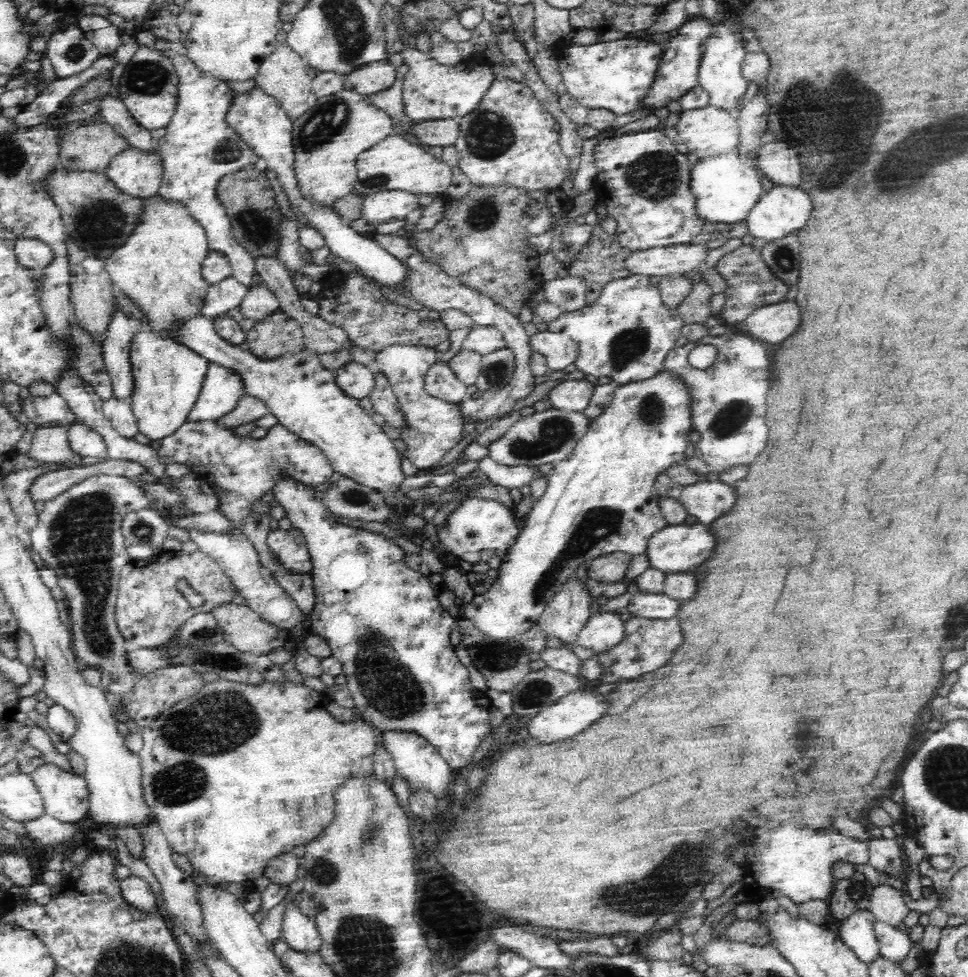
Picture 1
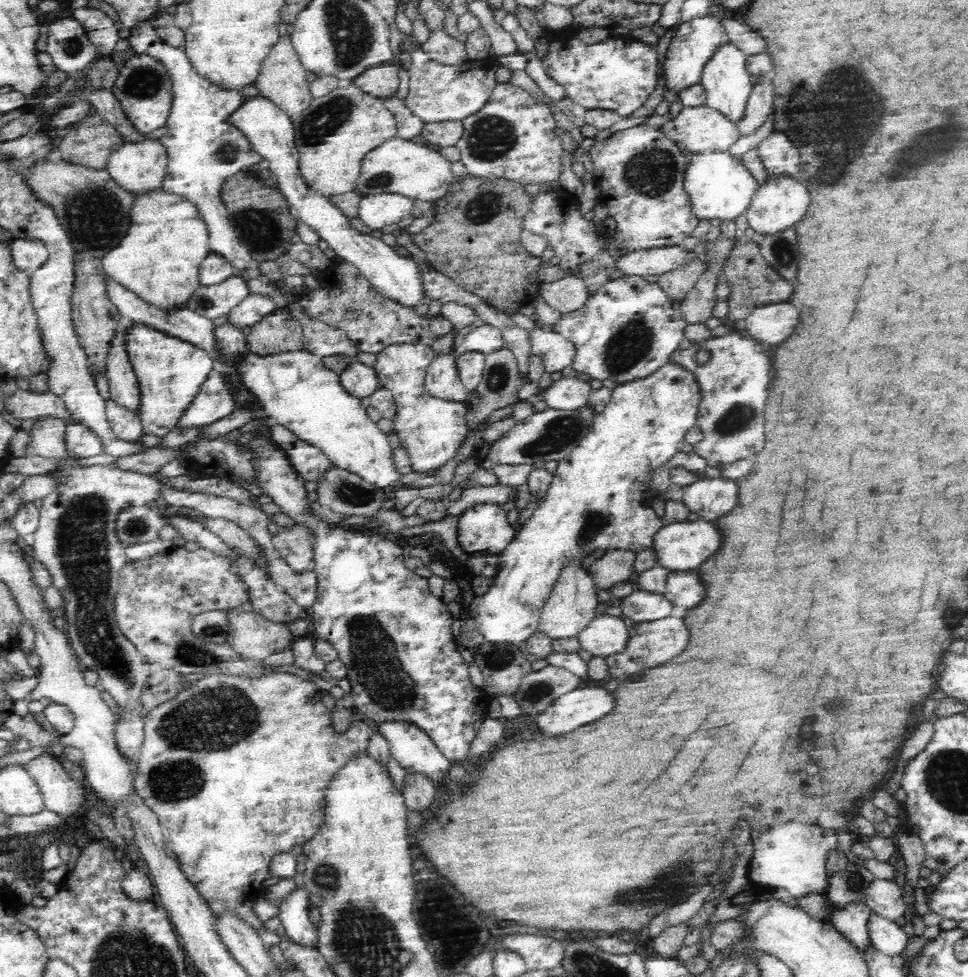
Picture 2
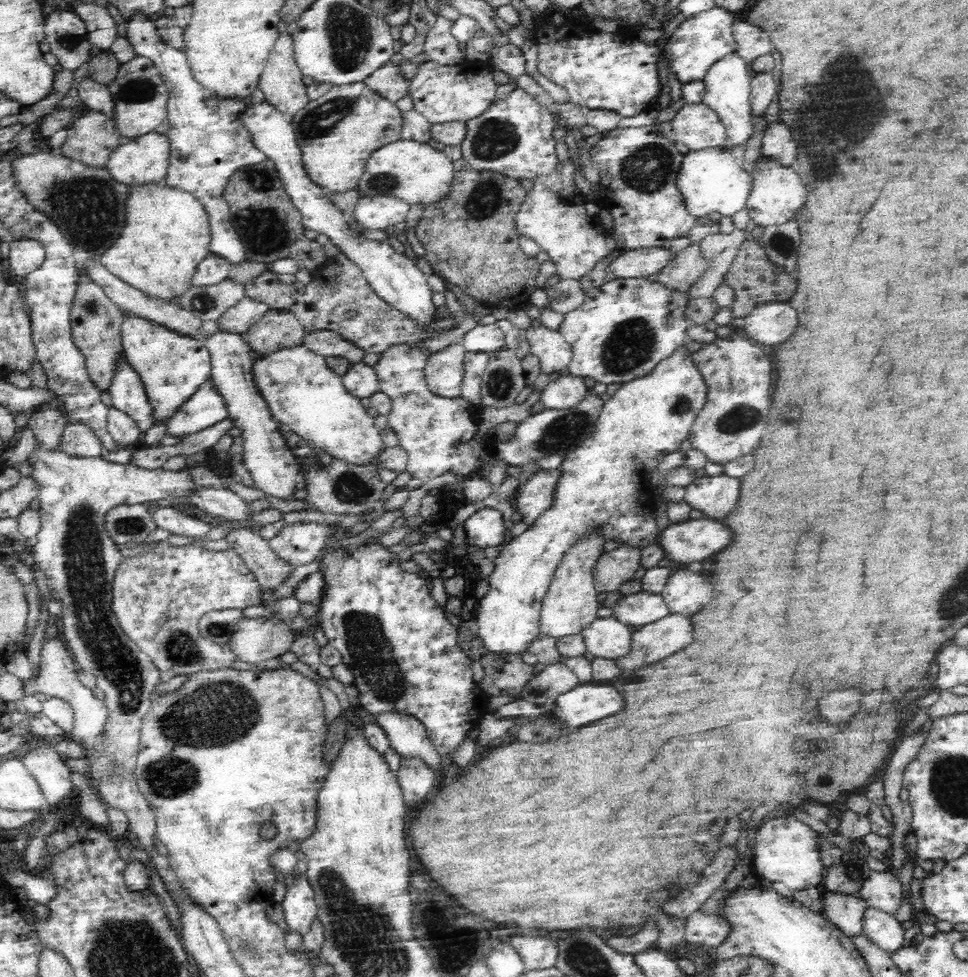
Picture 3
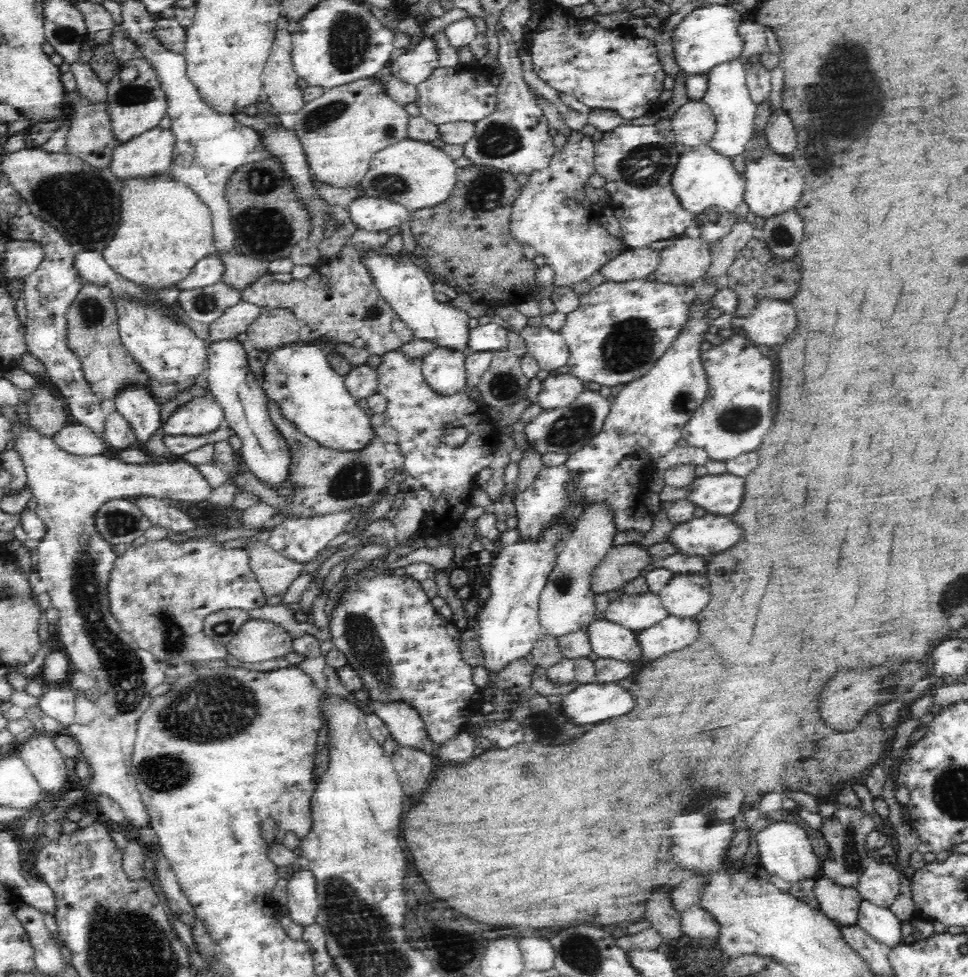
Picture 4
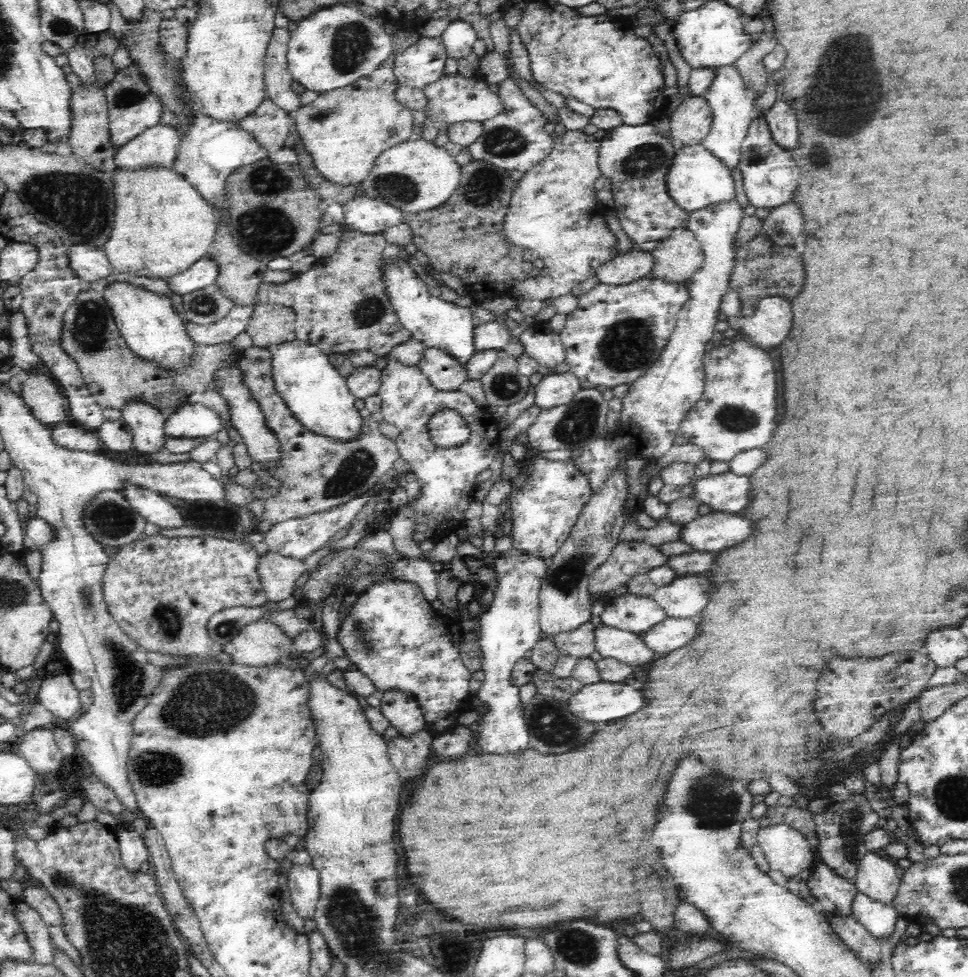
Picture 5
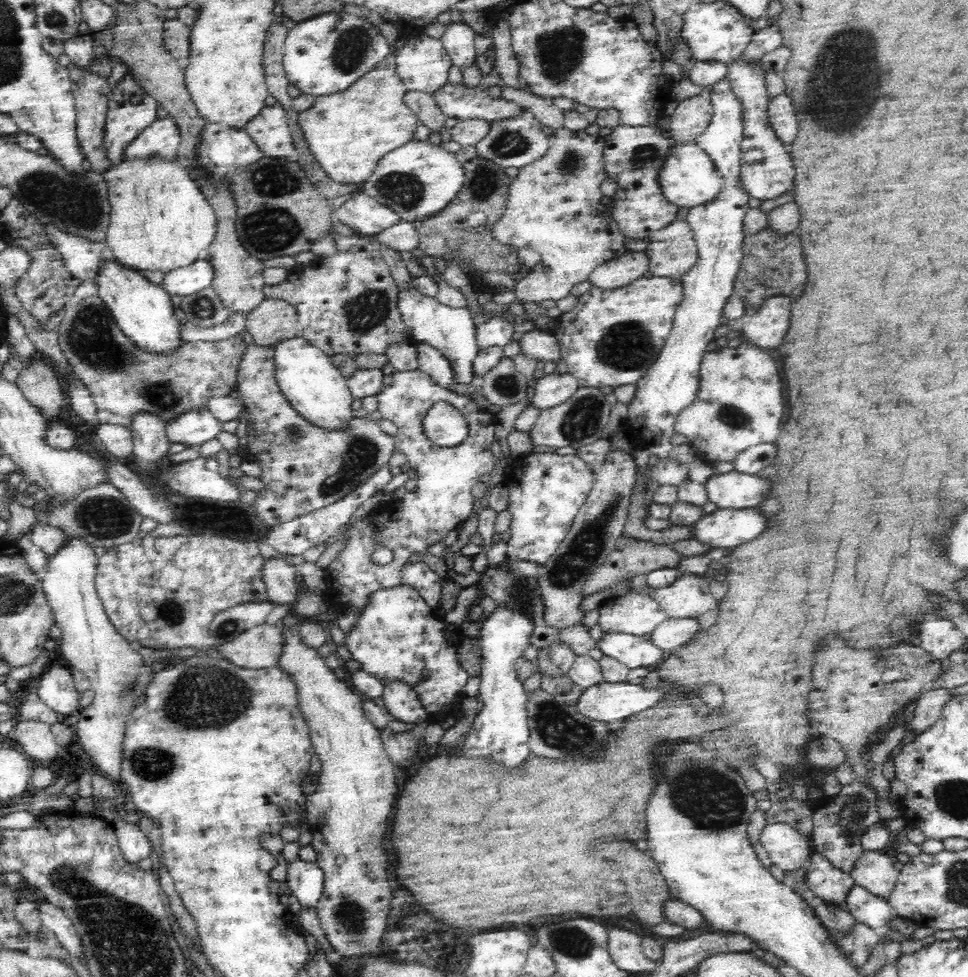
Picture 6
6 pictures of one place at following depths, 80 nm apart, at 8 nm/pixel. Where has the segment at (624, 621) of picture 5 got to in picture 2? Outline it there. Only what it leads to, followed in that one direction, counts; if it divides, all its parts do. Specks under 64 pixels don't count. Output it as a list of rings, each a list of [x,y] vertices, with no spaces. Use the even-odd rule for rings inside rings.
[[[639,588],[622,599],[620,610],[621,616],[629,624],[654,622],[675,614],[673,606],[663,594],[654,594]]]

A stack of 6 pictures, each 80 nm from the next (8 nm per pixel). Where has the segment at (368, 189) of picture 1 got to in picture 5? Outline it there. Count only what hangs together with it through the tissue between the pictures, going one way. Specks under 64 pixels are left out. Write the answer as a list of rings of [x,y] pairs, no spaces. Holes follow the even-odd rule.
[[[411,138],[384,150],[370,175],[362,182],[364,194],[380,198],[406,213],[419,213],[440,208],[455,193],[461,182],[460,165],[444,147],[422,138]]]

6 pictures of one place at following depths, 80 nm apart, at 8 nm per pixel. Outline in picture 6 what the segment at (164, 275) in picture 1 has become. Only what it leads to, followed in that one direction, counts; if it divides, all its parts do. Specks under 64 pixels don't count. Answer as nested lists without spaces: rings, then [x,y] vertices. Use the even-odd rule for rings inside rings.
[[[148,155],[124,159],[102,172],[107,185],[109,200],[109,223],[104,241],[110,247],[111,256],[136,270],[160,270],[167,273],[174,267],[188,266],[203,257],[214,240],[217,218],[211,202],[200,190],[190,171],[179,161]]]

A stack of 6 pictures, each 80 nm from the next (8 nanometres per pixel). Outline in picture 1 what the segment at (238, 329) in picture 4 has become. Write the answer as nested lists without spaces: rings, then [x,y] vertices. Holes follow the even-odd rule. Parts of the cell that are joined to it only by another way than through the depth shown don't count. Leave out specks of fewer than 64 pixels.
[[[252,286],[238,305],[238,314],[242,320],[258,322],[267,315],[279,310],[279,300],[266,286]]]

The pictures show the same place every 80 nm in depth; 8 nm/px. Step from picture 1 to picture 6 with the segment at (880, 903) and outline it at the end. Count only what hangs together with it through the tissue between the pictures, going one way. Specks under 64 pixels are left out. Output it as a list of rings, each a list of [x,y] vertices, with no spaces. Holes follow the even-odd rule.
[[[879,851],[864,852],[851,870],[855,884],[864,886],[864,889],[887,901],[888,894],[896,886],[898,873],[894,860]]]

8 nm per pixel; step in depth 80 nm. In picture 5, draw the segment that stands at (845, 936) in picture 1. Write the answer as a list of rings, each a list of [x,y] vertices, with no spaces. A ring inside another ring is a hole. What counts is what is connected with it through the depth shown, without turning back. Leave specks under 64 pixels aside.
[[[818,858],[810,872],[808,885],[818,901],[819,910],[839,916],[852,915],[851,903],[857,892],[855,882],[839,876]]]

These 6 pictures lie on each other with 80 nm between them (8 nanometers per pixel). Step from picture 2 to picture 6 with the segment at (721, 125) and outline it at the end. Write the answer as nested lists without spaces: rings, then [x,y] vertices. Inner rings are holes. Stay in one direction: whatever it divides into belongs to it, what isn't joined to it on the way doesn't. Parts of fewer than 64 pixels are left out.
[[[706,94],[695,95],[678,101],[678,106],[669,116],[669,135],[676,141],[694,141],[704,132],[713,115],[713,106]]]

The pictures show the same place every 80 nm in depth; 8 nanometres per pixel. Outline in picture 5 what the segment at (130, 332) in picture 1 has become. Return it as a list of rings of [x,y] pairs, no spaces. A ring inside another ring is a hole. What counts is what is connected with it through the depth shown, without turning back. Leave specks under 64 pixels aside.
[[[129,405],[122,411],[123,420],[131,428],[133,447],[143,457],[164,450],[167,442],[164,426],[167,416],[147,405]]]

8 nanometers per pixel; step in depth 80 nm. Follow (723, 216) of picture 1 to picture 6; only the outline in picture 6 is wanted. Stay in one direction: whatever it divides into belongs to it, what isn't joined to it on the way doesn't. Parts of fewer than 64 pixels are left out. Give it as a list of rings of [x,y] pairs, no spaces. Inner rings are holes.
[[[674,140],[665,154],[658,174],[658,187],[666,200],[678,207],[690,208],[711,201],[719,188],[724,186],[712,159],[695,141]]]

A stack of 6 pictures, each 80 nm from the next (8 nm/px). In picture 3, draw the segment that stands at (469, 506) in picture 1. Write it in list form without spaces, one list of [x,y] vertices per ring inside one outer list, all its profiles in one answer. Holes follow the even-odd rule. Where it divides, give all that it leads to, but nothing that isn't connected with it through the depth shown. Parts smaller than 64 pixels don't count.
[[[492,508],[479,510],[464,522],[466,544],[483,549],[503,546],[509,532],[504,525],[505,520],[500,511]]]

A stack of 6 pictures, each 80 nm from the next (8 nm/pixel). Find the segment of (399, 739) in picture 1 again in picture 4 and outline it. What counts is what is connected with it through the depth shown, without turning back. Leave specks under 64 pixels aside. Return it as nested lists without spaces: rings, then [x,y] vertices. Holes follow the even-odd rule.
[[[404,701],[373,703],[374,712],[388,725],[389,736],[400,745],[418,747],[435,755],[435,745],[427,735],[427,727],[420,713]]]

